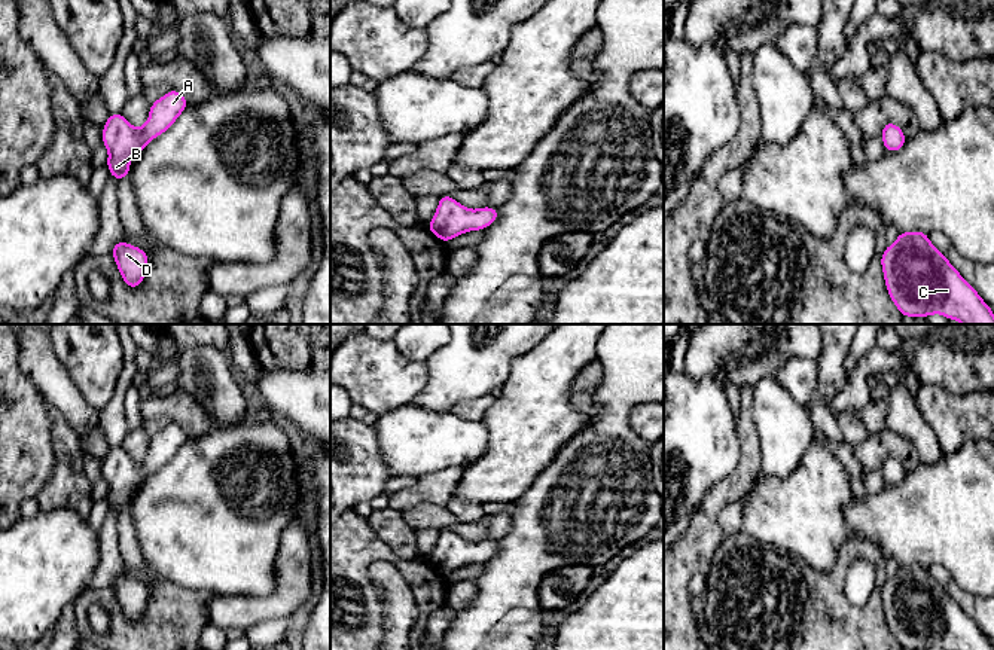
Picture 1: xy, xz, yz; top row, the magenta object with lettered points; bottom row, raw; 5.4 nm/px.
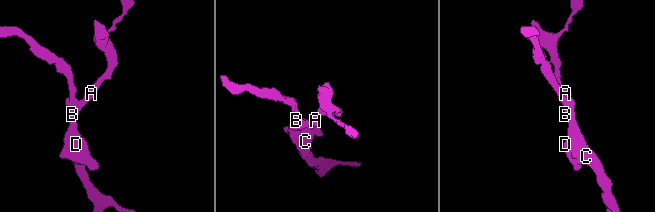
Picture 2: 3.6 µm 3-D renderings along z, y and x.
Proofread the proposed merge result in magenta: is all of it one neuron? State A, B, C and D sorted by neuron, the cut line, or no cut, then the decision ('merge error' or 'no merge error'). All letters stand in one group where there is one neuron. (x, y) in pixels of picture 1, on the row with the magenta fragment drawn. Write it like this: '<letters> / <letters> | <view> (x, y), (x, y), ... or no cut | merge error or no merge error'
A B C D | no cut | no merge error

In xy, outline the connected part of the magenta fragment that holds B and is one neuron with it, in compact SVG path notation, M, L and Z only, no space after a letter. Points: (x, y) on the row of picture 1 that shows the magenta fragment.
M173 89L168 91L164 97L152 103L149 119L147 122L138 129L134 128L124 116L122 113L113 113L109 116L107 122L103 126L103 144L109 150L109 159L107 167L110 171L110 176L113 176L118 181L121 178L125 178L129 176L129 162L134 155L141 153L141 150L146 147L149 141L159 137L162 132L165 132L180 116L180 113L189 107L189 103L183 97L182 92Z

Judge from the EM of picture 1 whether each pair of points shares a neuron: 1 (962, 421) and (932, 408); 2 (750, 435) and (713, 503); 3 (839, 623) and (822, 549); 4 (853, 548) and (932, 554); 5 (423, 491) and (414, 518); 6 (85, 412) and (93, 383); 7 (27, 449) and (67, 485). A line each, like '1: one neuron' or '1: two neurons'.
1: one neuron
2: one neuron
3: two neurons
4: two neurons
5: two neurons
6: two neurons
7: two neurons

